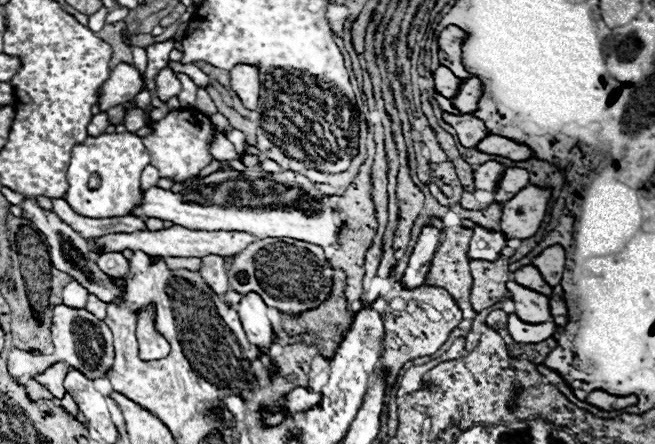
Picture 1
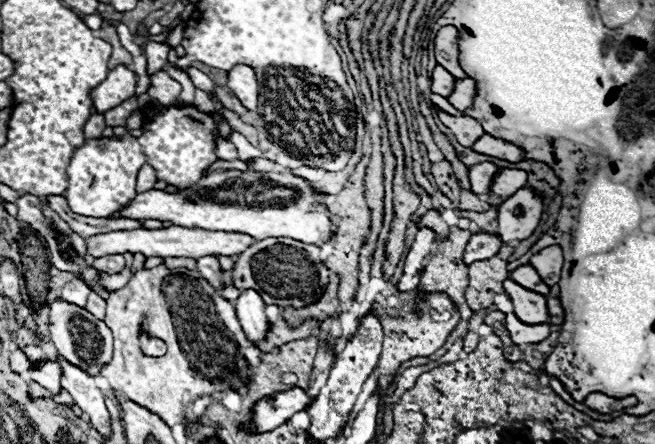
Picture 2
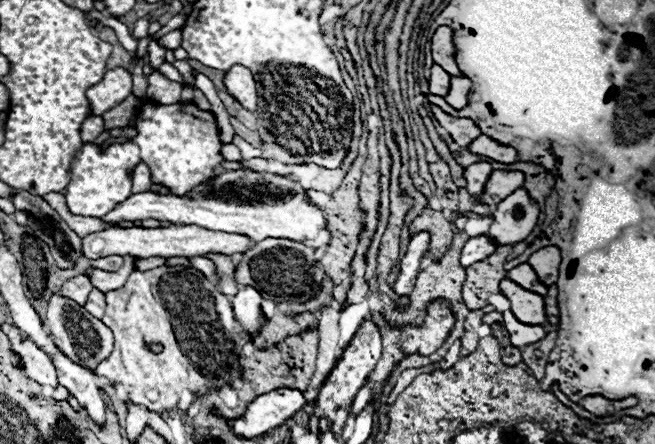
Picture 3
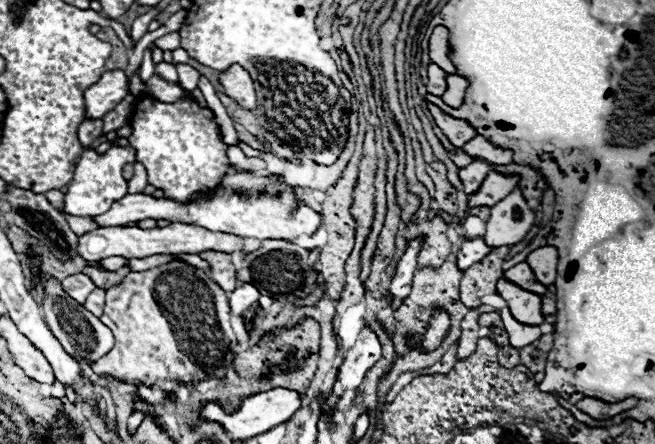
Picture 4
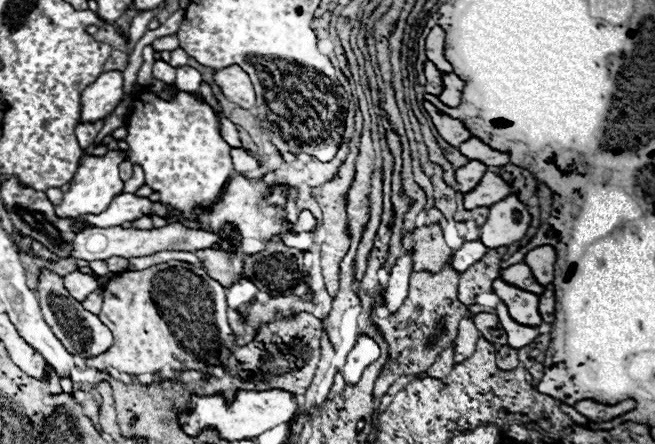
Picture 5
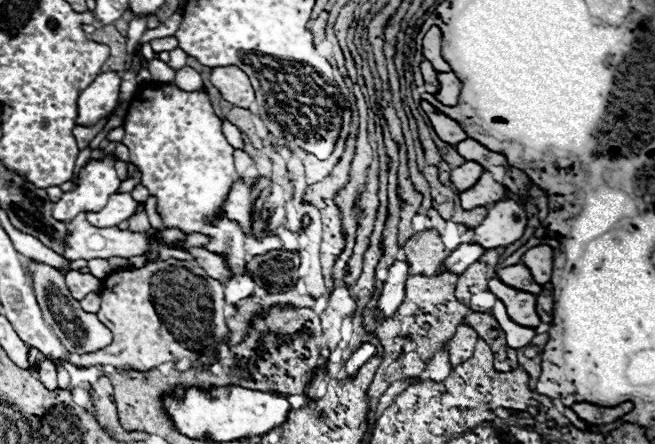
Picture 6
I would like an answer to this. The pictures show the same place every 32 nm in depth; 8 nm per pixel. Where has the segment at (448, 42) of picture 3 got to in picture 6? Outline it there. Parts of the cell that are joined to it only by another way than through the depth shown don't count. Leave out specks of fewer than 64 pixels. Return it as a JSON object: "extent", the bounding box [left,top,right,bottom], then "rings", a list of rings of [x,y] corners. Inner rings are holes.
{"extent":[422,26,450,72],"rings":[[[432,26],[424,34],[422,56],[432,64],[432,68],[436,68],[436,72],[450,72],[450,66],[444,62],[444,58],[440,54],[440,30],[436,26]]]}

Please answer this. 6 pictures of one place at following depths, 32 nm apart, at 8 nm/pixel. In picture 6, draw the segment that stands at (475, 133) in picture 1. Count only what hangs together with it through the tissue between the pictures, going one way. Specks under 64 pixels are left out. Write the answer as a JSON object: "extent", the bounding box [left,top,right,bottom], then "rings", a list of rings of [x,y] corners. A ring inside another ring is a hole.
{"extent":[420,100,466,146],"rings":[[[420,100],[420,108],[426,112],[432,128],[434,128],[434,132],[438,134],[440,140],[456,146],[460,140],[466,138],[466,134],[464,134],[462,128],[456,124],[456,120],[444,116],[440,110],[436,110],[436,108],[434,108],[432,104],[428,104],[426,100]]]}

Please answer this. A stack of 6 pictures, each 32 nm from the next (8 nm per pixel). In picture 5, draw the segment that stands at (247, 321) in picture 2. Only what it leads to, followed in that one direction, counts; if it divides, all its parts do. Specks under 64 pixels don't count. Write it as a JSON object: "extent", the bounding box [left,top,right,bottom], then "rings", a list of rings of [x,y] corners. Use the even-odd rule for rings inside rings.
{"extent":[226,278,256,308],"rings":[[[238,278],[238,280],[228,288],[226,300],[228,300],[228,306],[240,308],[244,302],[252,300],[254,296],[256,296],[256,286],[254,286],[248,278]]]}

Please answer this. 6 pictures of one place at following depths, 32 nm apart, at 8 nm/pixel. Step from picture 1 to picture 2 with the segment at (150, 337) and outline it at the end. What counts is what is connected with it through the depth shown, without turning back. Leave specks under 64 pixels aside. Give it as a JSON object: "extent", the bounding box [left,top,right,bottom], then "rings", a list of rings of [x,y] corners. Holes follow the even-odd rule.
{"extent":[142,336,166,356],"rings":[[[142,336],[142,350],[150,356],[162,356],[166,352],[166,344],[162,340],[156,340],[156,338],[148,340],[146,336]]]}

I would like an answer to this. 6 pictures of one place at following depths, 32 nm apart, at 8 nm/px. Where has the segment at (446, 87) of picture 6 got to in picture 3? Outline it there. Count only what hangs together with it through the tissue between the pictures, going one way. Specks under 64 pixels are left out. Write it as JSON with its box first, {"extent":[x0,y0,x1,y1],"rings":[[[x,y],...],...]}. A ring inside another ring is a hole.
{"extent":[444,76,472,110],"rings":[[[452,76],[452,78],[450,78],[450,90],[448,90],[448,94],[444,96],[444,100],[446,100],[452,108],[456,108],[456,110],[464,108],[466,98],[468,98],[468,92],[470,92],[470,86],[472,86],[472,82],[470,82],[468,78],[464,78],[464,76]]]}

